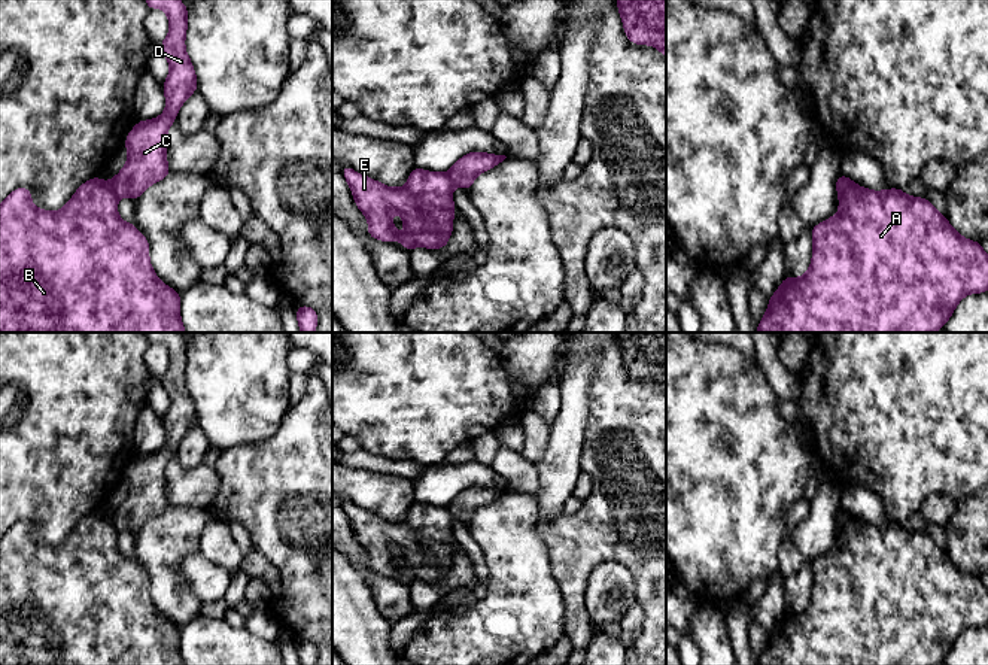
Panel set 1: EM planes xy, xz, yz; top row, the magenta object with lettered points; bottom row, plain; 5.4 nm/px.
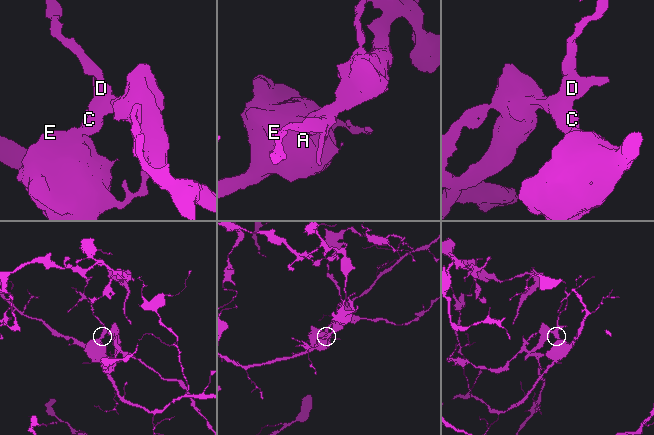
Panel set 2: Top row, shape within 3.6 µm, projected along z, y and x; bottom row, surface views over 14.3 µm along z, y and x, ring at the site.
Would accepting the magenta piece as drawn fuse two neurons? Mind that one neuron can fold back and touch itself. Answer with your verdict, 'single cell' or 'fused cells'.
fused cells

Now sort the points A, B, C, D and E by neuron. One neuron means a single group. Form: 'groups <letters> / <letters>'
groups A B E / C D

